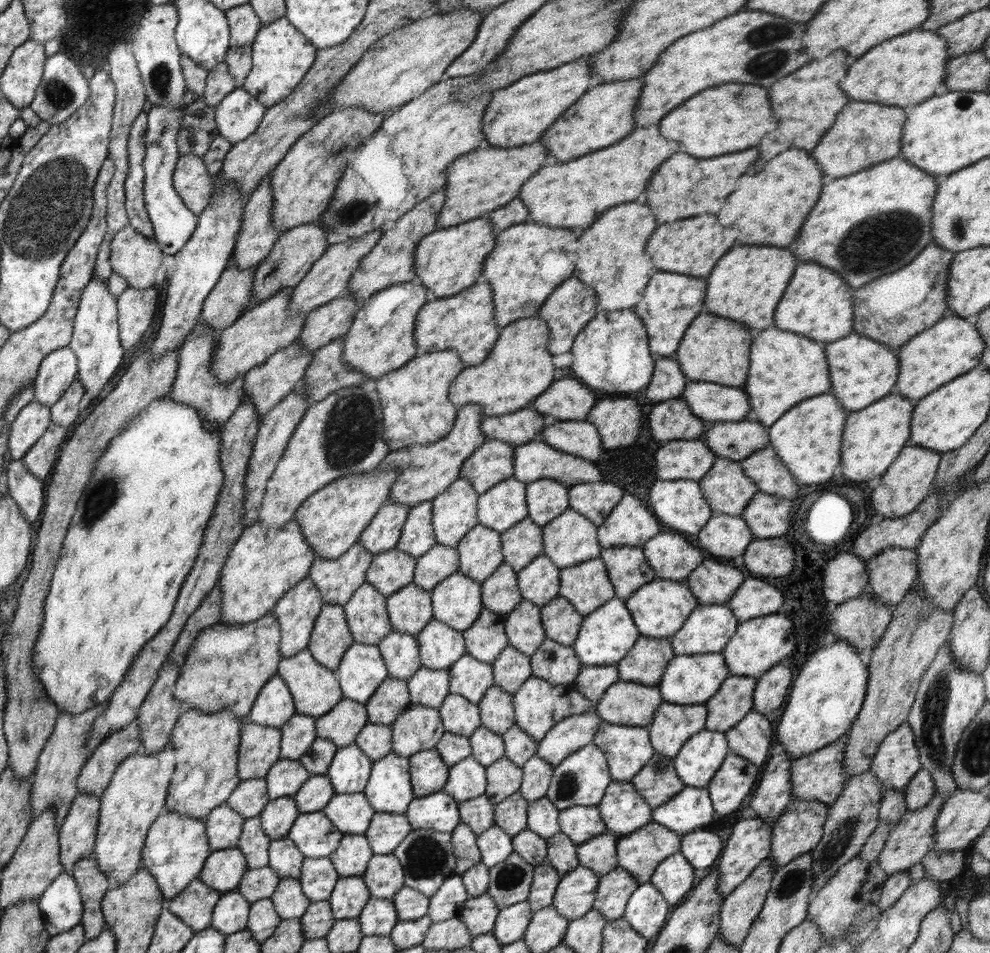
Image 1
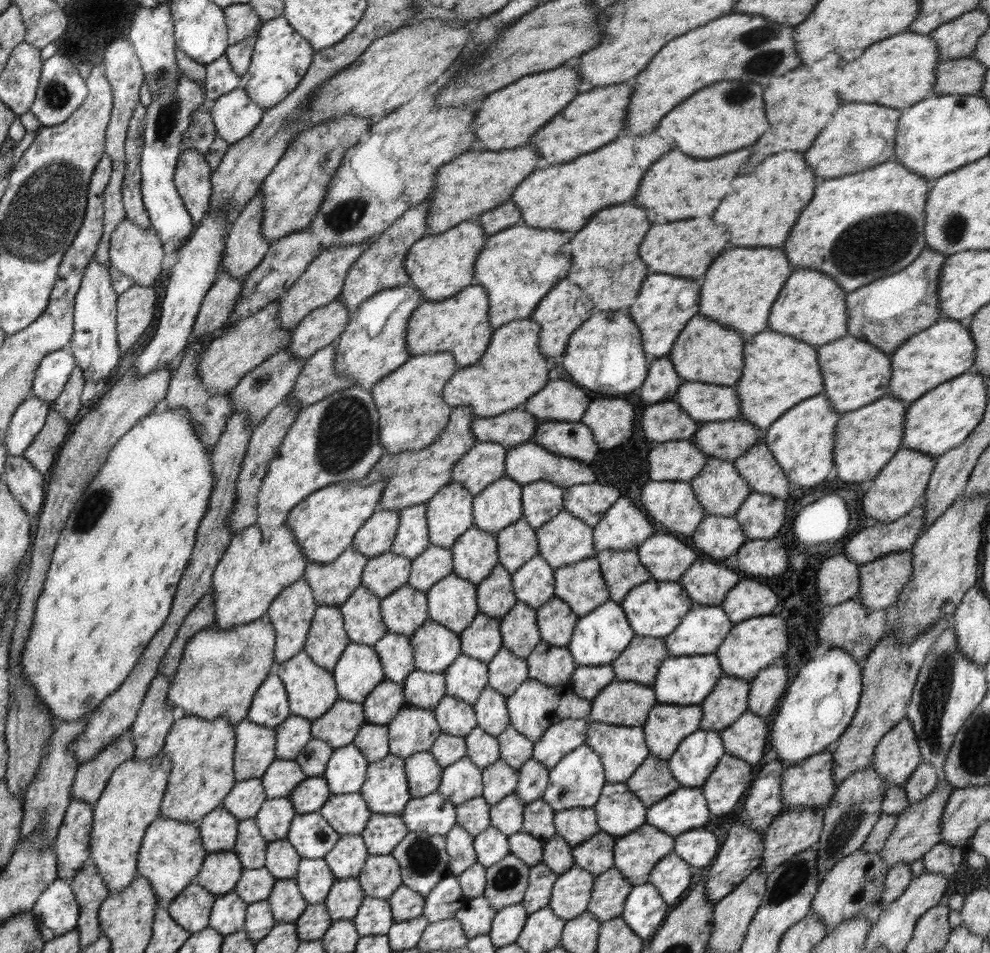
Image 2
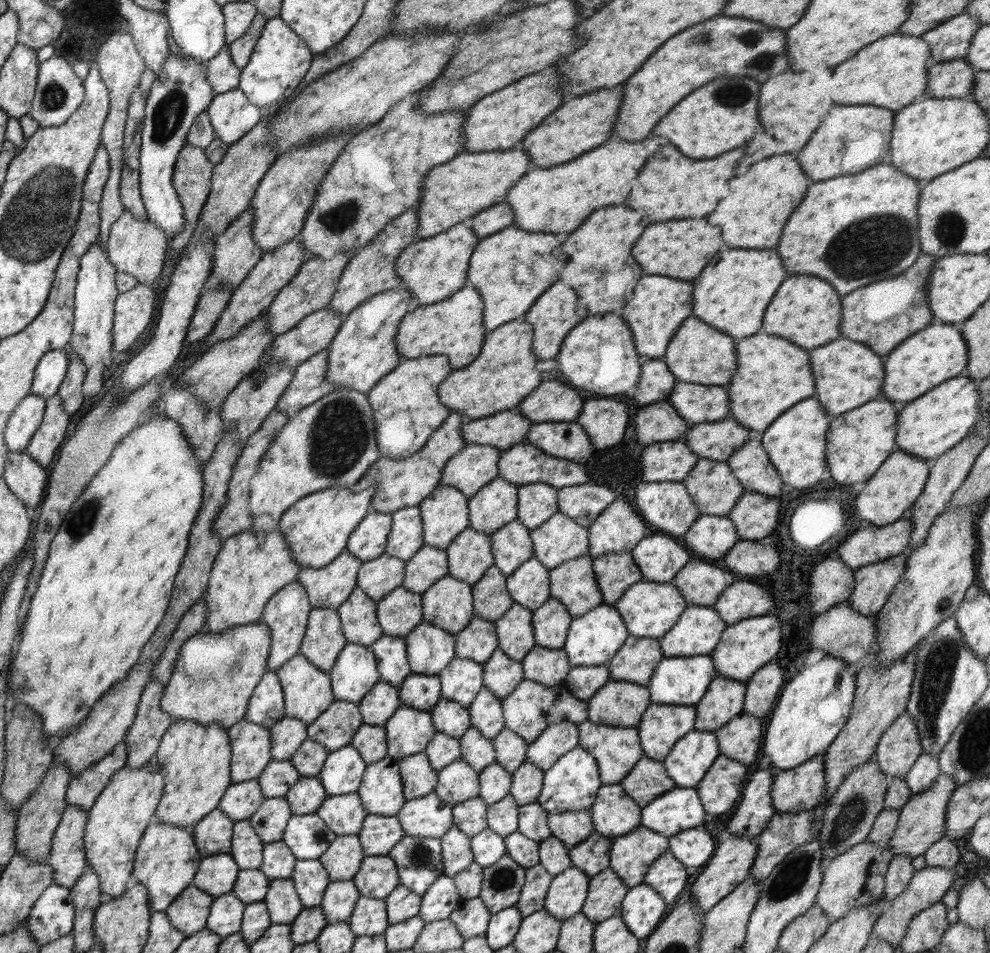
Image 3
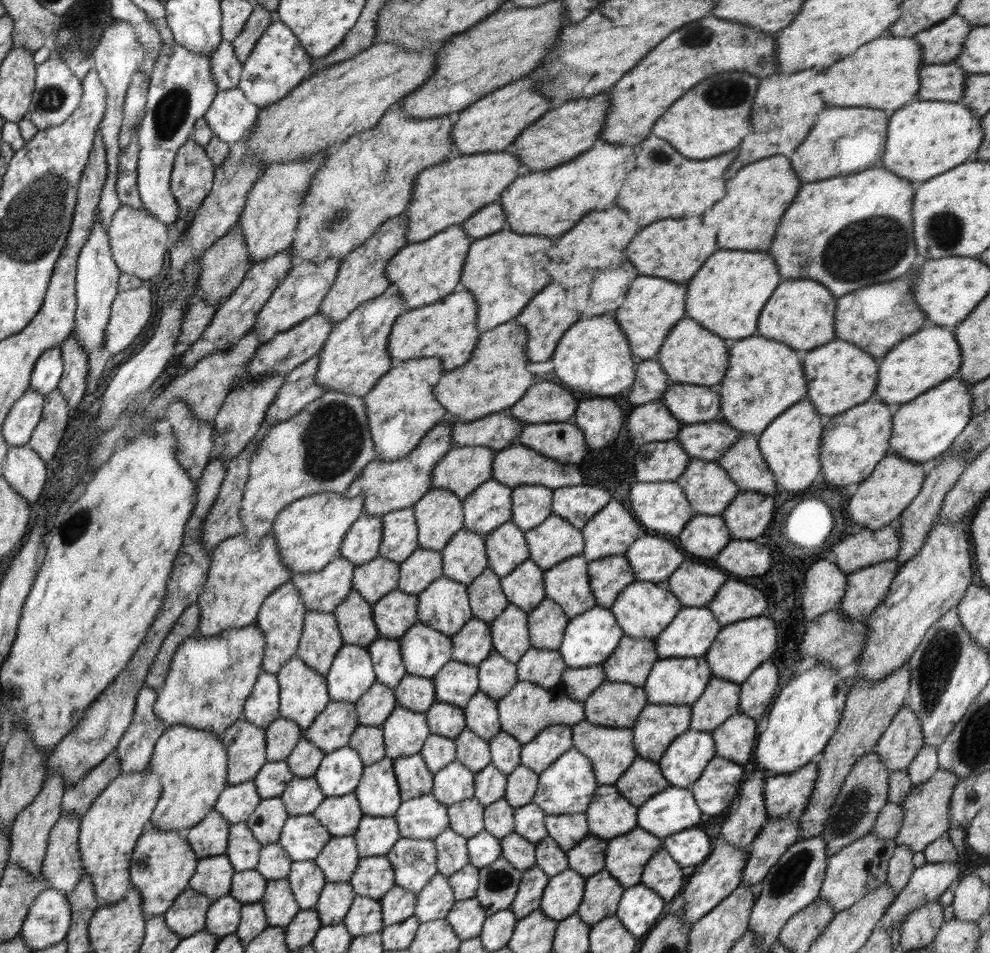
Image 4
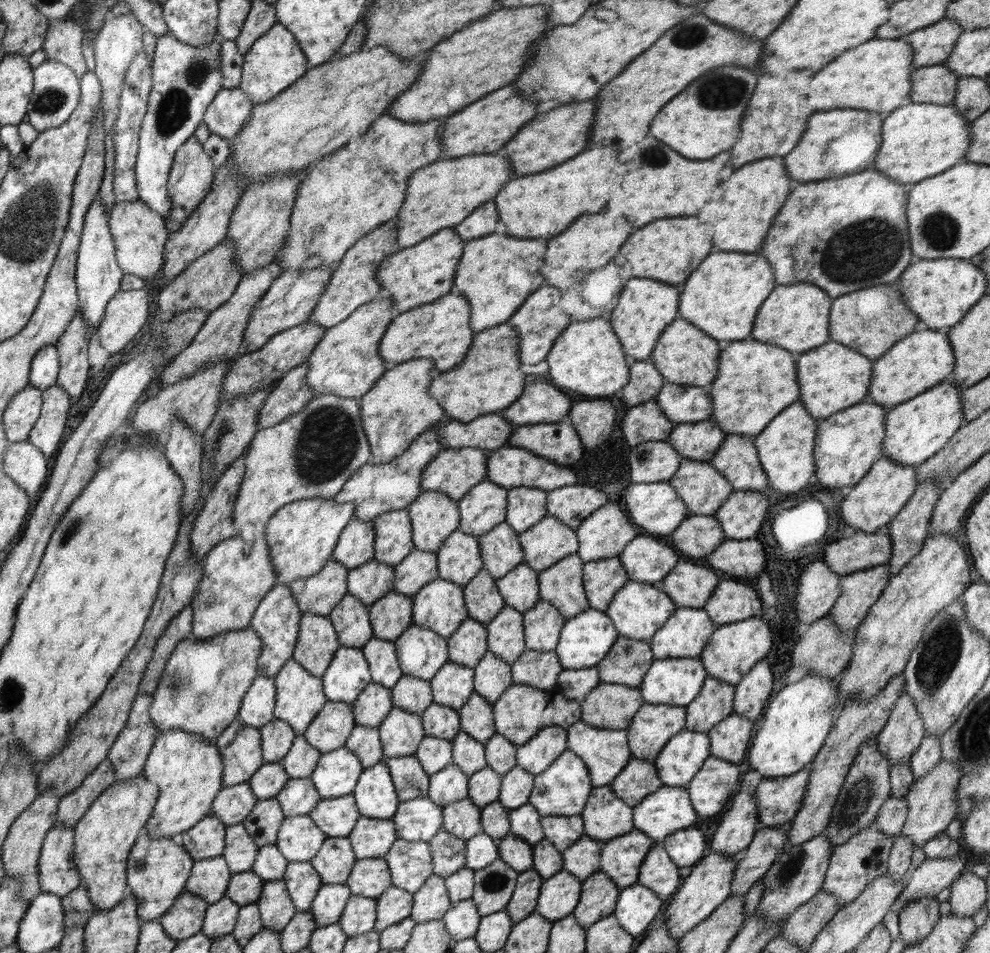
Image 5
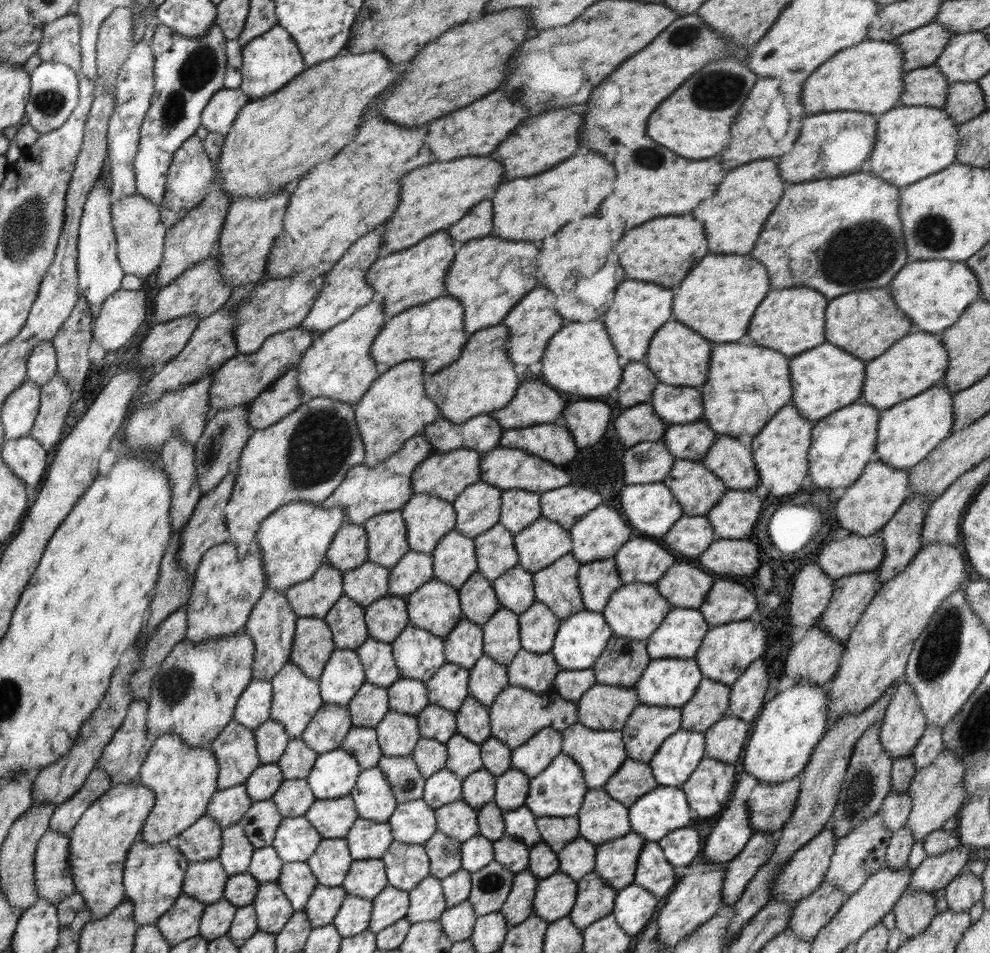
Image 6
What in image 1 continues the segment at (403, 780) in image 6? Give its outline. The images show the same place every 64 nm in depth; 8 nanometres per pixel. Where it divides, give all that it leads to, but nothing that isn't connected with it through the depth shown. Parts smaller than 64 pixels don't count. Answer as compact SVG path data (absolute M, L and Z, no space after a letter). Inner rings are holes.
M435 748L417 752L408 759L410 759L410 782L413 784L414 796L428 796L442 791L444 784L448 782L450 766L444 763Z

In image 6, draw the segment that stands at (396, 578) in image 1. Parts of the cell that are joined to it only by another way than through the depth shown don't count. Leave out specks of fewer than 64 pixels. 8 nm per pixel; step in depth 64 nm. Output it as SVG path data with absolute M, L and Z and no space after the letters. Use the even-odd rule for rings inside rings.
M367 561L360 567L353 568L353 570L343 574L344 595L350 597L350 599L356 601L357 604L366 608L370 604L373 604L372 602L374 602L374 600L389 595L390 576L391 573L389 568Z

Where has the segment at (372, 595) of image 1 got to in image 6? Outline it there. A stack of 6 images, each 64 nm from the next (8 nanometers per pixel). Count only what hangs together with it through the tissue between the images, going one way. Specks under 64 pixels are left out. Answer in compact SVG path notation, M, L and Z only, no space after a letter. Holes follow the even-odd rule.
M348 596L340 597L324 620L332 630L332 639L338 649L356 651L369 637L365 608Z

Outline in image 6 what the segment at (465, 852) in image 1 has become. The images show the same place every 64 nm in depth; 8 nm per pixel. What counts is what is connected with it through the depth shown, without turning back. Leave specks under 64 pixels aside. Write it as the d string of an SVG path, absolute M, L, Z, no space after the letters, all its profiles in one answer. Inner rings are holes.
M436 831L424 843L430 859L430 875L442 880L461 868L462 843Z

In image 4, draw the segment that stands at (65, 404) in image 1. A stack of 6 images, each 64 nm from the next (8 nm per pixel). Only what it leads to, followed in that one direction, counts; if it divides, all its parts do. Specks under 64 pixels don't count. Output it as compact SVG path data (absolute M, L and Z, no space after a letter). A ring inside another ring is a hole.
M74 330L70 332L69 338L62 342L62 359L64 359L64 372L57 386L62 392L68 406L76 408L84 398L88 398L85 390L85 380L88 374L88 355L76 343Z

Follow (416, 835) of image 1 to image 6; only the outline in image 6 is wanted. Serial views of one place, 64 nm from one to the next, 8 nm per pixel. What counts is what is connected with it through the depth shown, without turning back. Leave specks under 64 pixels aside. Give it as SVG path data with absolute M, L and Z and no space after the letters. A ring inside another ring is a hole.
M393 840L381 858L386 865L388 884L403 891L414 890L430 875L430 859L422 844Z

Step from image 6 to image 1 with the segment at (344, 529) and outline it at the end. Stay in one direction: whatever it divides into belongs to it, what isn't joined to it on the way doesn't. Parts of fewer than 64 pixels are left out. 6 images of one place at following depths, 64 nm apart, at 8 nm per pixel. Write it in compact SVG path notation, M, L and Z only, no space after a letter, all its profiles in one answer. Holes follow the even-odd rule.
M384 503L370 524L364 528L358 541L374 555L396 548L410 508L410 505L402 503Z

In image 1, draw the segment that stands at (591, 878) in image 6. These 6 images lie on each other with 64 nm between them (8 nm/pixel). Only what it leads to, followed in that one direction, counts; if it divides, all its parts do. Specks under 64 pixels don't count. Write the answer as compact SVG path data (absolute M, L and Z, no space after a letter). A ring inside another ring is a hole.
M614 868L599 878L592 909L600 911L607 921L623 918L628 900L639 885L626 869Z

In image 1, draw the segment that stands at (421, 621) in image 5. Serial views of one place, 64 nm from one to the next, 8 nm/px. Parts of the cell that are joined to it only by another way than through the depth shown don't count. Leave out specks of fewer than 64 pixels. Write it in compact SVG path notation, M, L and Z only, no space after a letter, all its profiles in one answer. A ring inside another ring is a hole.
M461 572L448 576L432 591L435 620L458 631L466 631L481 616L482 586Z

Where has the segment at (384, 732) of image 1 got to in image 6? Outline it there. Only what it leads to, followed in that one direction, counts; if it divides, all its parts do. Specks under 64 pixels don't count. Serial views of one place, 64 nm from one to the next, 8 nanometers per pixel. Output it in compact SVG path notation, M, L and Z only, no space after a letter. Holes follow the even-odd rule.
M353 726L340 744L340 748L349 752L358 761L361 769L376 767L383 756L375 728Z

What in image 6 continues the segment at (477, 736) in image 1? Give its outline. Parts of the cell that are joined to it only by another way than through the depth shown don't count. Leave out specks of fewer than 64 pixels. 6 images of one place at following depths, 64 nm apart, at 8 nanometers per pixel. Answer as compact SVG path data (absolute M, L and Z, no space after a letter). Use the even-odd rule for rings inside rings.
M457 732L451 736L446 742L446 747L448 747L448 760L446 760L445 768L450 769L458 777L464 779L471 772L483 768L480 745L460 733Z

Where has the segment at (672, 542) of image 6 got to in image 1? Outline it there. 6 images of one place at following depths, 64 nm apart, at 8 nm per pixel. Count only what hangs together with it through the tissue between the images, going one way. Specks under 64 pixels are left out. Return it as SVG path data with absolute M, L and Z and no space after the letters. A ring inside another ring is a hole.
M727 514L710 516L696 535L698 546L716 556L717 560L739 560L755 539L744 518Z

